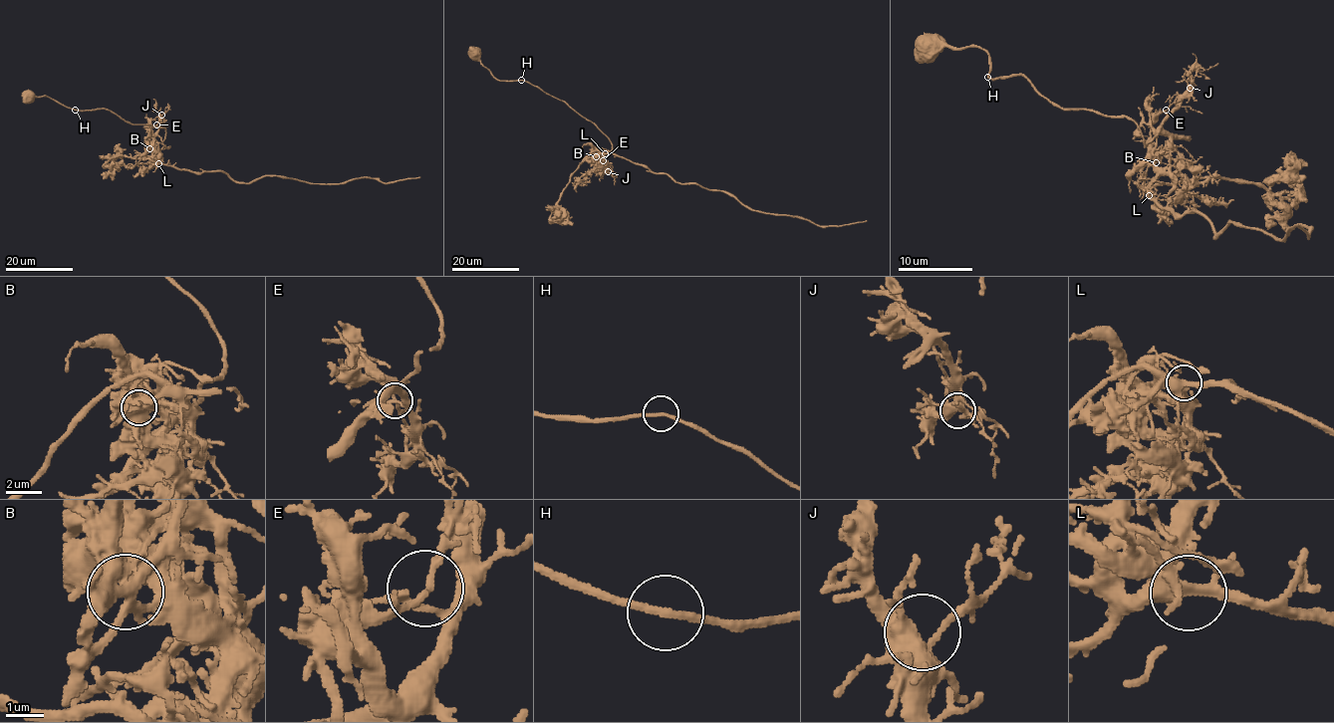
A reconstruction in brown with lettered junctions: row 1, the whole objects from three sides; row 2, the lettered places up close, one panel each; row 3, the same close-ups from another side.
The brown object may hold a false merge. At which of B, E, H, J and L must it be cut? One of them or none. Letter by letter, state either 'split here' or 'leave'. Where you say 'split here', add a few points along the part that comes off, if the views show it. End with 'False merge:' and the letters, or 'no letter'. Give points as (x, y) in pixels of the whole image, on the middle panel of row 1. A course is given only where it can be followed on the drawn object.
B: split here | (596, 156), (604, 157), (612, 144), (591, 121), (525, 81), (499, 81), (469, 47)
E: leave
H: leave
J: leave
L: leave
False merge: B

